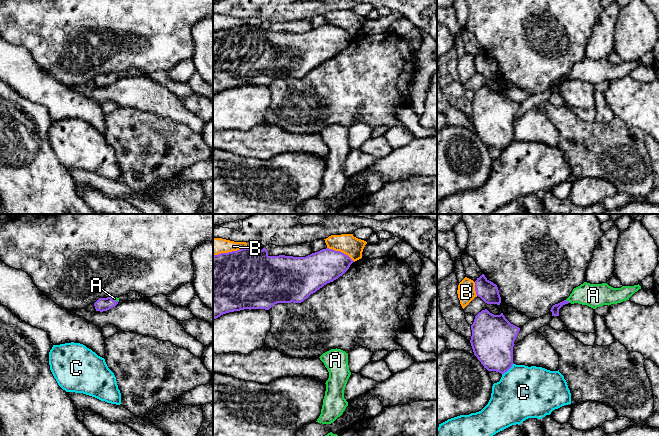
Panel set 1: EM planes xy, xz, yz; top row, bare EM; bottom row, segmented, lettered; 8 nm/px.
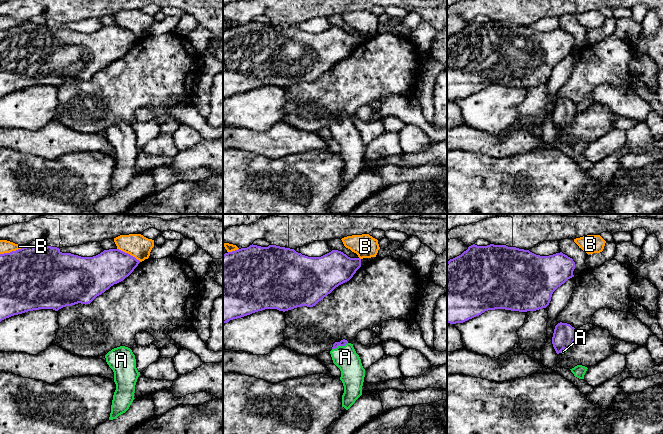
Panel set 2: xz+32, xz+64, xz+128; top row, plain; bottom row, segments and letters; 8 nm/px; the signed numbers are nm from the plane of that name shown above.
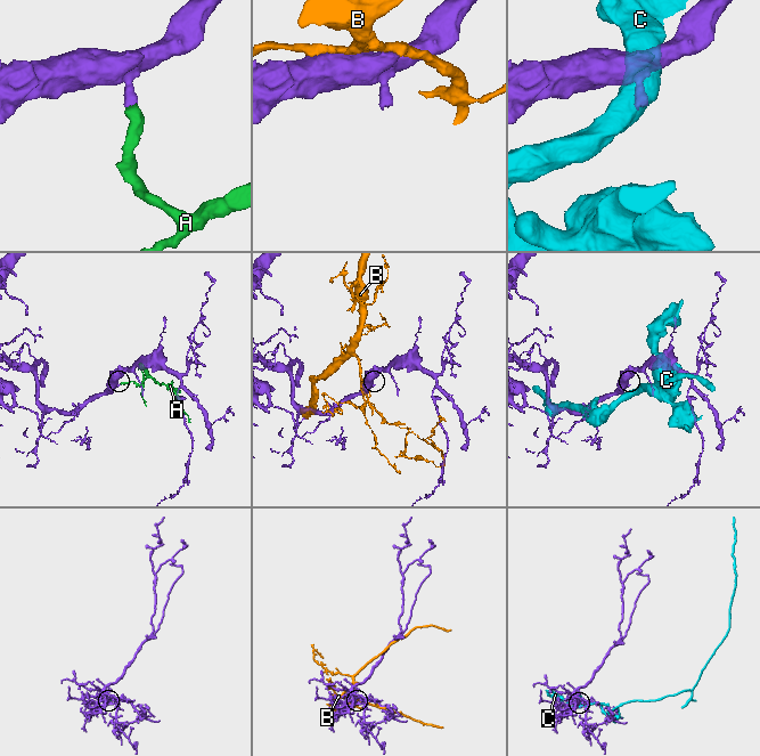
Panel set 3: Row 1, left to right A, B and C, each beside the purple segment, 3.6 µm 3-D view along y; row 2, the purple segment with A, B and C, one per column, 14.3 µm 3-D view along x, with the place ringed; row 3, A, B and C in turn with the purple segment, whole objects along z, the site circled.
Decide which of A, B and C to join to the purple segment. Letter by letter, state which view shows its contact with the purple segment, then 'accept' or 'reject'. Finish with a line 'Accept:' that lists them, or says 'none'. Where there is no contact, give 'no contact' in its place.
A: yz | accept
B: xz | reject
C: yz | reject
Accept: A

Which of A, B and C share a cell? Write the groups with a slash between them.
A / B / C

